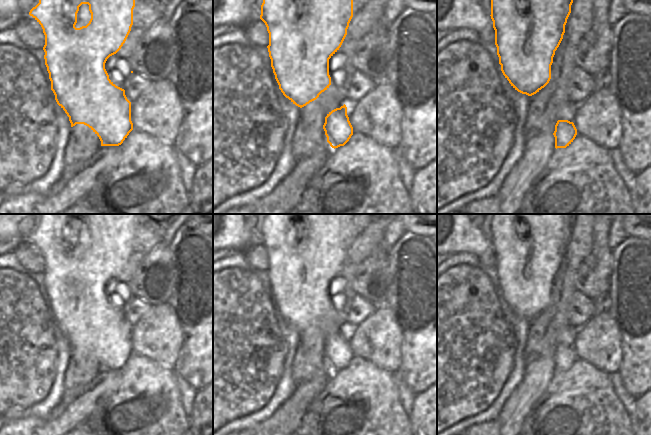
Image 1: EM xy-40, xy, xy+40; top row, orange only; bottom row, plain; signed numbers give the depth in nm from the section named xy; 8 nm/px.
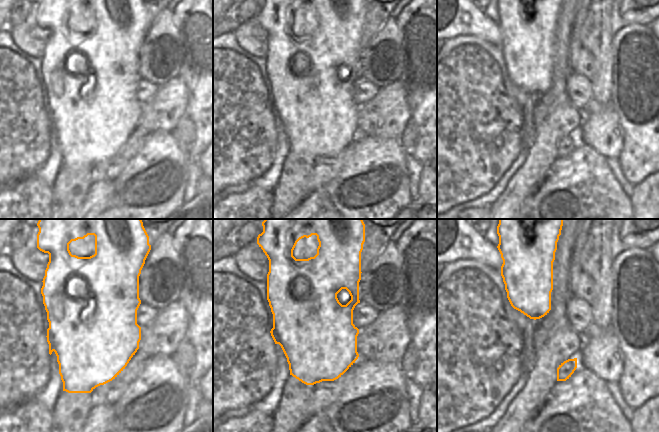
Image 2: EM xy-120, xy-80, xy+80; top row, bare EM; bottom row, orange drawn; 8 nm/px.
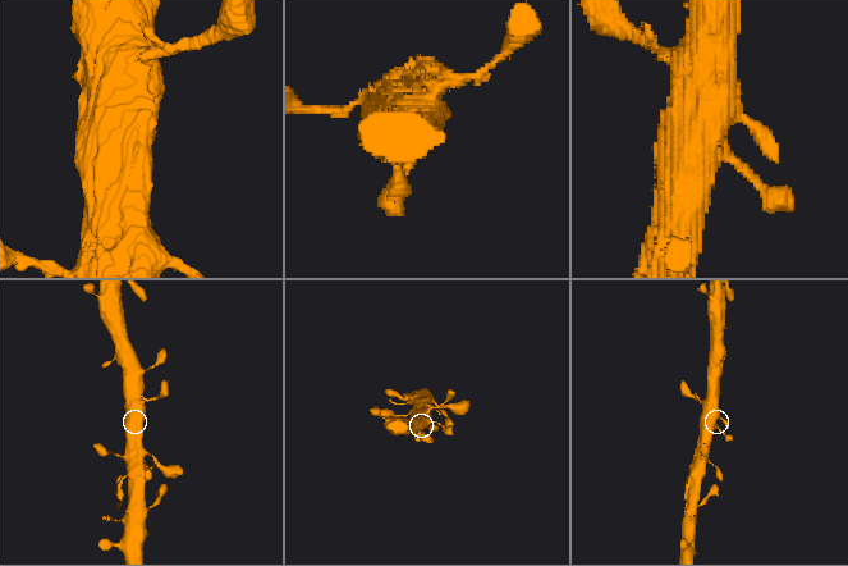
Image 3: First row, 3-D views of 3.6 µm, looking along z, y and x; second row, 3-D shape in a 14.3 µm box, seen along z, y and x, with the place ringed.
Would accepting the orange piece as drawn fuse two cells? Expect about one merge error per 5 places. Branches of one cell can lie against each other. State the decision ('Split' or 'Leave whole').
Leave whole

